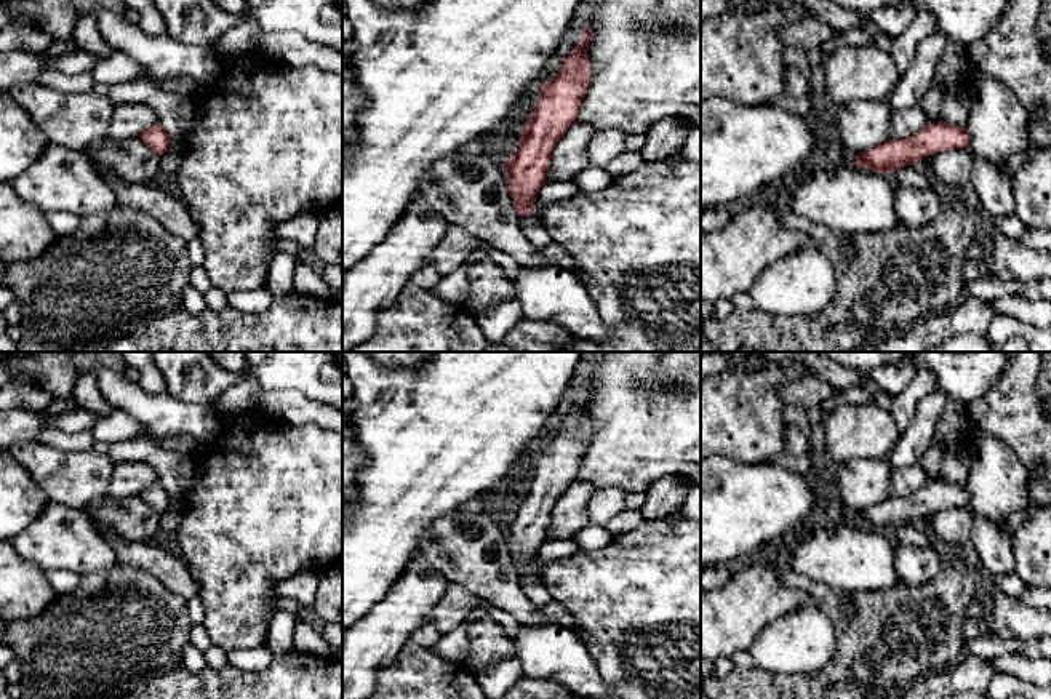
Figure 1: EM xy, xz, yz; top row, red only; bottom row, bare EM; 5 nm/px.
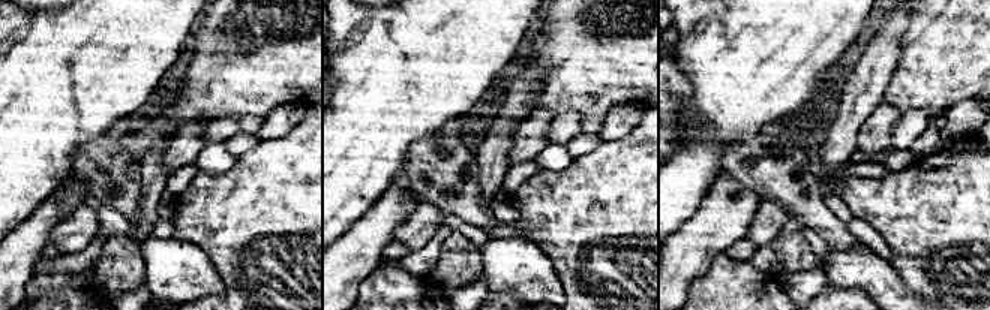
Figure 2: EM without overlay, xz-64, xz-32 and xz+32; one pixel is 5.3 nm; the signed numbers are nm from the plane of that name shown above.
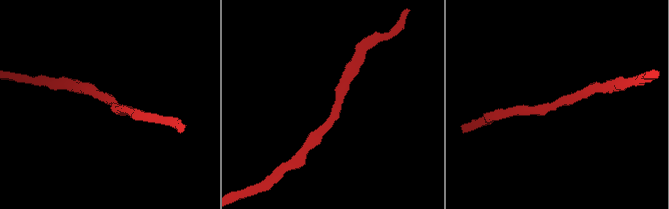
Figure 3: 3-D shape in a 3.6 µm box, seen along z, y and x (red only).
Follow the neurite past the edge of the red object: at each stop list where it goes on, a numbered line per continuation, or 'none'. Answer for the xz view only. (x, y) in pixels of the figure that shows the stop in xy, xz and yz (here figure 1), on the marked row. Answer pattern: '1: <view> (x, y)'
none

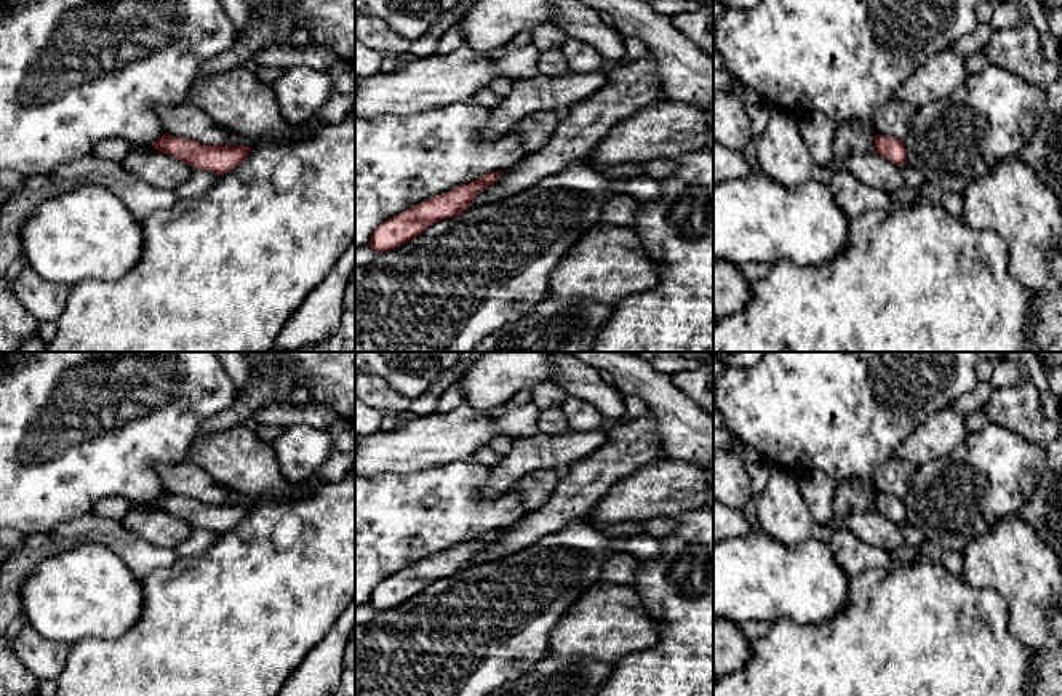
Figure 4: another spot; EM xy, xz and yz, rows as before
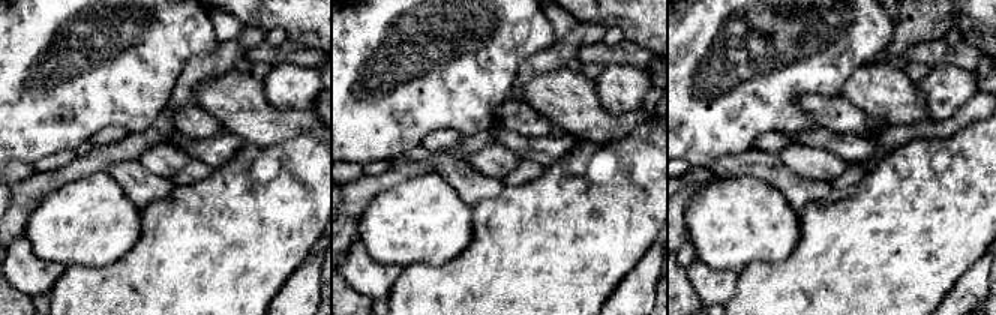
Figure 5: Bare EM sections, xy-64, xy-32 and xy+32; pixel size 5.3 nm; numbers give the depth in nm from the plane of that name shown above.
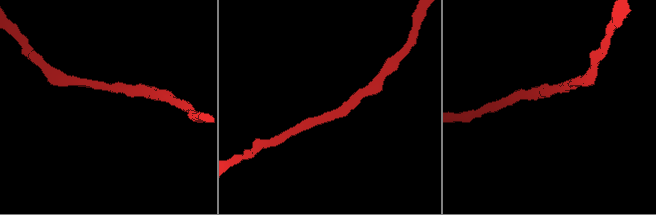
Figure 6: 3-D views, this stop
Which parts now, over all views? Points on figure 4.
none

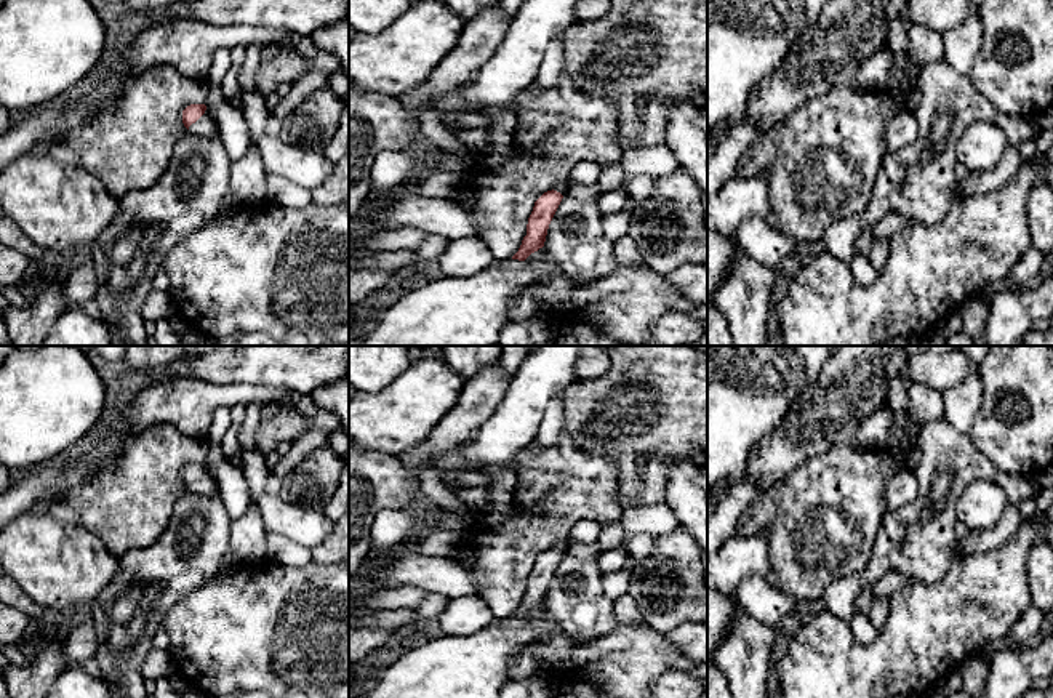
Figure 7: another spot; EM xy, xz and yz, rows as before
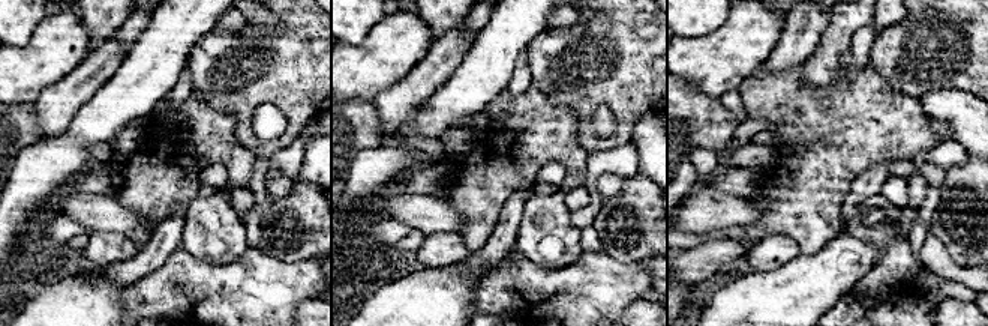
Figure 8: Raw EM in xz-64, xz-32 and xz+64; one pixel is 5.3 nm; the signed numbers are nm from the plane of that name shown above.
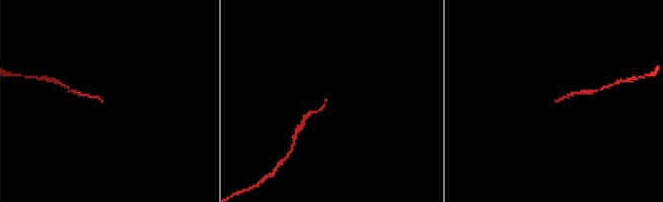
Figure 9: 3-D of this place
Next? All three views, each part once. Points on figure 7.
1: xy (205, 127)

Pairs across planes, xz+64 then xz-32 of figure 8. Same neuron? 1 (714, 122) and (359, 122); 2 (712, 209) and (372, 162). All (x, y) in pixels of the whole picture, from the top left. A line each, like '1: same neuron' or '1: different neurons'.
1: same neuron
2: different neurons

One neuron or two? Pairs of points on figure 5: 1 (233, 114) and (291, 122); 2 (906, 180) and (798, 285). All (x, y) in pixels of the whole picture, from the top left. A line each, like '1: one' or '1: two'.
1: one
2: one

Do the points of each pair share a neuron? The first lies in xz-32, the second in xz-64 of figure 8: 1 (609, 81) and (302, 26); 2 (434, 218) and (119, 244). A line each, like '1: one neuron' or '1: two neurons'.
1: one neuron
2: two neurons

